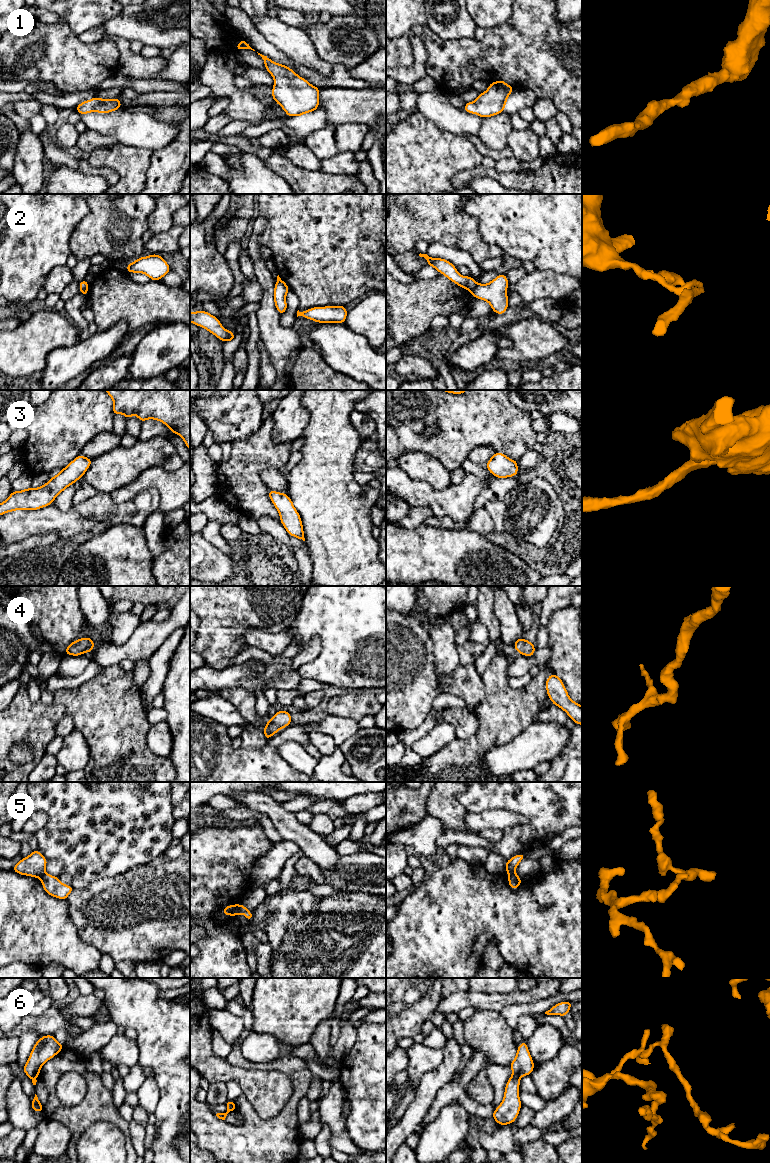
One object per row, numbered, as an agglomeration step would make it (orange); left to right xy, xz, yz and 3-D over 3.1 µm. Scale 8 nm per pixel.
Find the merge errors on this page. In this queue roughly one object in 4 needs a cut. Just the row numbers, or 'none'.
2, 5

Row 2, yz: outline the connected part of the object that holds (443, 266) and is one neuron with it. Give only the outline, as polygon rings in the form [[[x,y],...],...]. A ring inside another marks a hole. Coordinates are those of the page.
[[[419,254],[424,257],[429,266],[434,267],[439,273],[443,274],[456,285],[465,288],[470,293],[474,291],[477,286],[476,281],[471,276],[463,276],[458,273],[456,267],[451,262],[443,258],[431,258],[427,254]]]

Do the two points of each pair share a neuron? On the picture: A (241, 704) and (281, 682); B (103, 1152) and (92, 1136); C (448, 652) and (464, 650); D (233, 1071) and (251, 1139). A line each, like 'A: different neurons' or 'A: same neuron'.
A: different neurons
B: same neuron
C: different neurons
D: different neurons

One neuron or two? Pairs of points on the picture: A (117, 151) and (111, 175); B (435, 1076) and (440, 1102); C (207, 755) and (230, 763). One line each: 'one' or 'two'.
A: two
B: two
C: one

